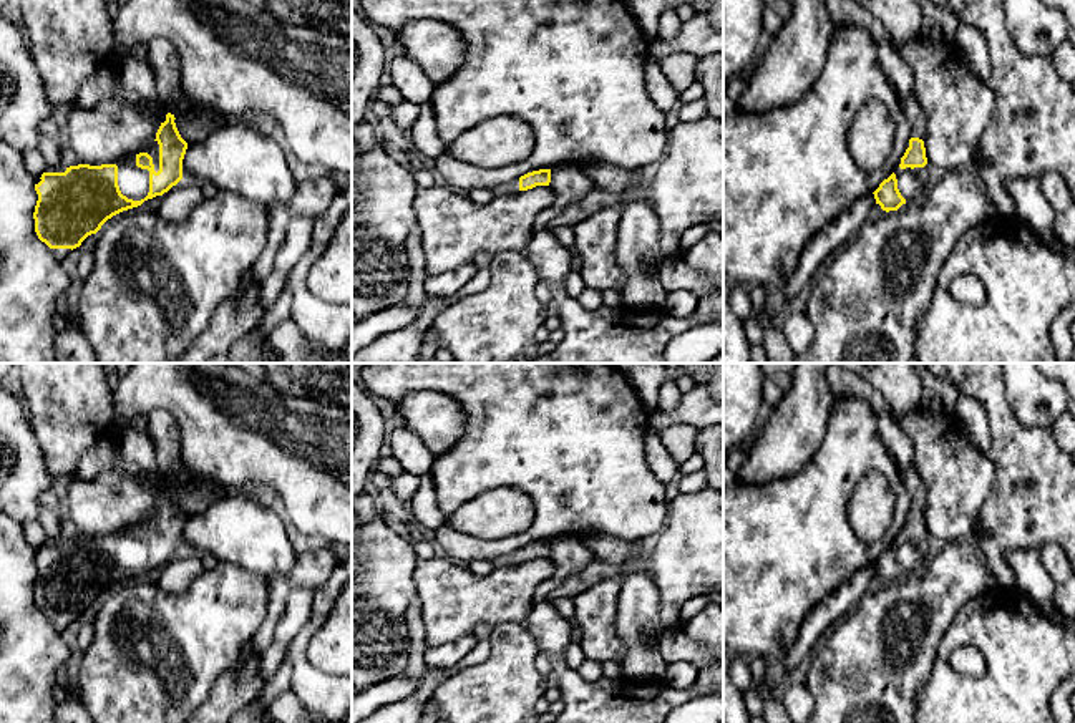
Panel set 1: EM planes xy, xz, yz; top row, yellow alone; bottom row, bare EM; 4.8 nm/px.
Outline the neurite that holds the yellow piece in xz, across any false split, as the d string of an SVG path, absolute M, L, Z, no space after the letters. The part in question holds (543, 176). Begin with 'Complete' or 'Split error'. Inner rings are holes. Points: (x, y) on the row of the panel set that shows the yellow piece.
Split error. M539 169L539 171L528 172L528 174L521 176L519 179L499 184L494 189L468 191L468 197L476 206L486 206L498 196L516 194L519 191L528 191L536 186L549 186L549 182L551 182L551 169Z

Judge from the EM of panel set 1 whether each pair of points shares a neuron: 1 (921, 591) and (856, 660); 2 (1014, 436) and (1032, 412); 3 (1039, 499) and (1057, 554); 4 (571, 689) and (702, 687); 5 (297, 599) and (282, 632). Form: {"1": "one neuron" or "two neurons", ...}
{"1": "one neuron", "2": "two neurons", "3": "two neurons", "4": "one neuron", "5": "one neuron"}

